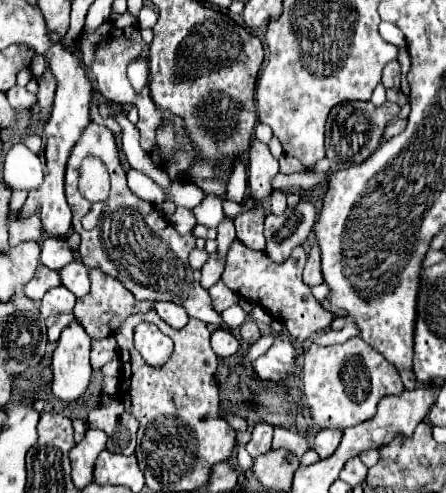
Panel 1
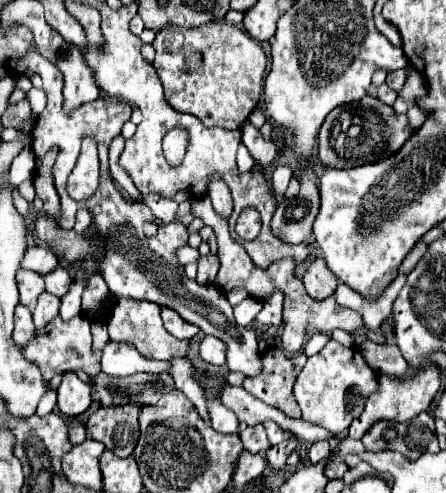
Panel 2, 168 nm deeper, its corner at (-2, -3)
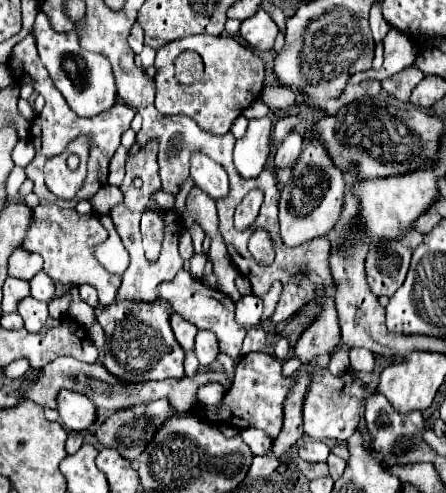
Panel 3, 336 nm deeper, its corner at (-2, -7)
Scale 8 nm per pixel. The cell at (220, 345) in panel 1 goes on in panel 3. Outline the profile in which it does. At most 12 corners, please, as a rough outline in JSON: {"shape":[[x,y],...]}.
{"shape":[[199,331],[195,355],[203,367],[217,359],[219,347],[213,331]]}

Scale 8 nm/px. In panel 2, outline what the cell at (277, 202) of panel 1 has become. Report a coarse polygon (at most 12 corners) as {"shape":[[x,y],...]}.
{"shape":[[277,165],[271,175],[271,189],[277,199],[285,197],[293,171]]}

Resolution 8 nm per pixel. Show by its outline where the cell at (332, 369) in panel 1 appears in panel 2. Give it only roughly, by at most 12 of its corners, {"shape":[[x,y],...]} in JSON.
{"shape":[[329,341],[295,381],[303,419],[343,433],[379,389],[357,347]]}

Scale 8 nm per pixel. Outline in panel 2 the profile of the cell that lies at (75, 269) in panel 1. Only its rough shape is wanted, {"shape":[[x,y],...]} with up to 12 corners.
{"shape":[[63,267],[45,275],[45,289],[57,297],[69,291],[73,277]]}

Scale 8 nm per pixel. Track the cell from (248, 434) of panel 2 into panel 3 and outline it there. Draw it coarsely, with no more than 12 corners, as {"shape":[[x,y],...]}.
{"shape":[[243,429],[253,455],[269,455],[273,439],[261,429]]}

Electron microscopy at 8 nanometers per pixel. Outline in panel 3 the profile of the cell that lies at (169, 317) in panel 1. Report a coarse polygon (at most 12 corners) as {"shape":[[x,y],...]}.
{"shape":[[171,315],[177,343],[191,351],[197,327],[181,315]]}

